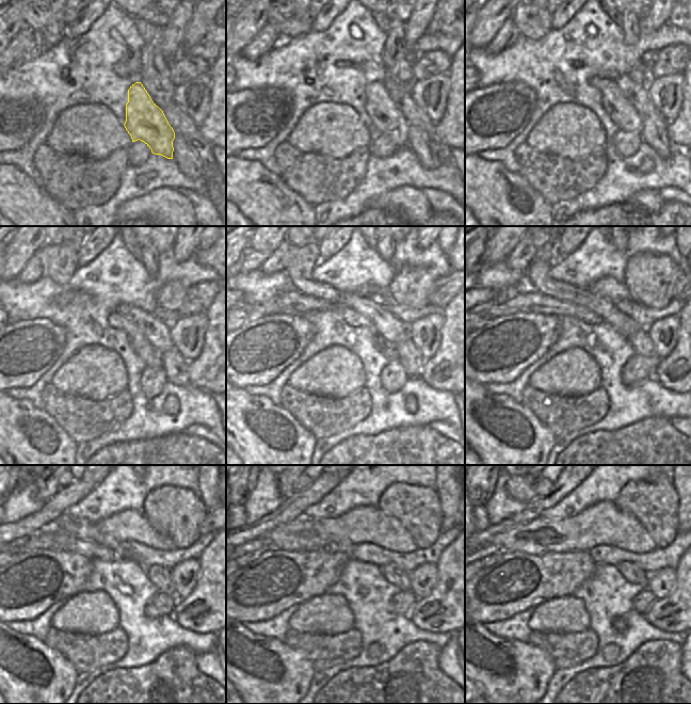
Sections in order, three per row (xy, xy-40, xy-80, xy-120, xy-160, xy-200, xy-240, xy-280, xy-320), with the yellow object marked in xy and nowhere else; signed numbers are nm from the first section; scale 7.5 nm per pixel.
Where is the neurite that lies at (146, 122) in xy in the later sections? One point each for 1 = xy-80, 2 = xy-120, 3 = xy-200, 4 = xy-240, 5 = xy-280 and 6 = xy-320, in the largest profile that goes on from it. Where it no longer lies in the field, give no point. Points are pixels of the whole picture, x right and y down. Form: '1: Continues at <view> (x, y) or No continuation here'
1: Continues at xy-80 (623, 114)
2: Continues at xy-120 (139, 342)
3: Continues at xy-200 (529, 300)
4: Continues at xy-240 (39, 540)
5: Continues at xy-280 (260, 544)
6: Continues at xy-320 (487, 549).

